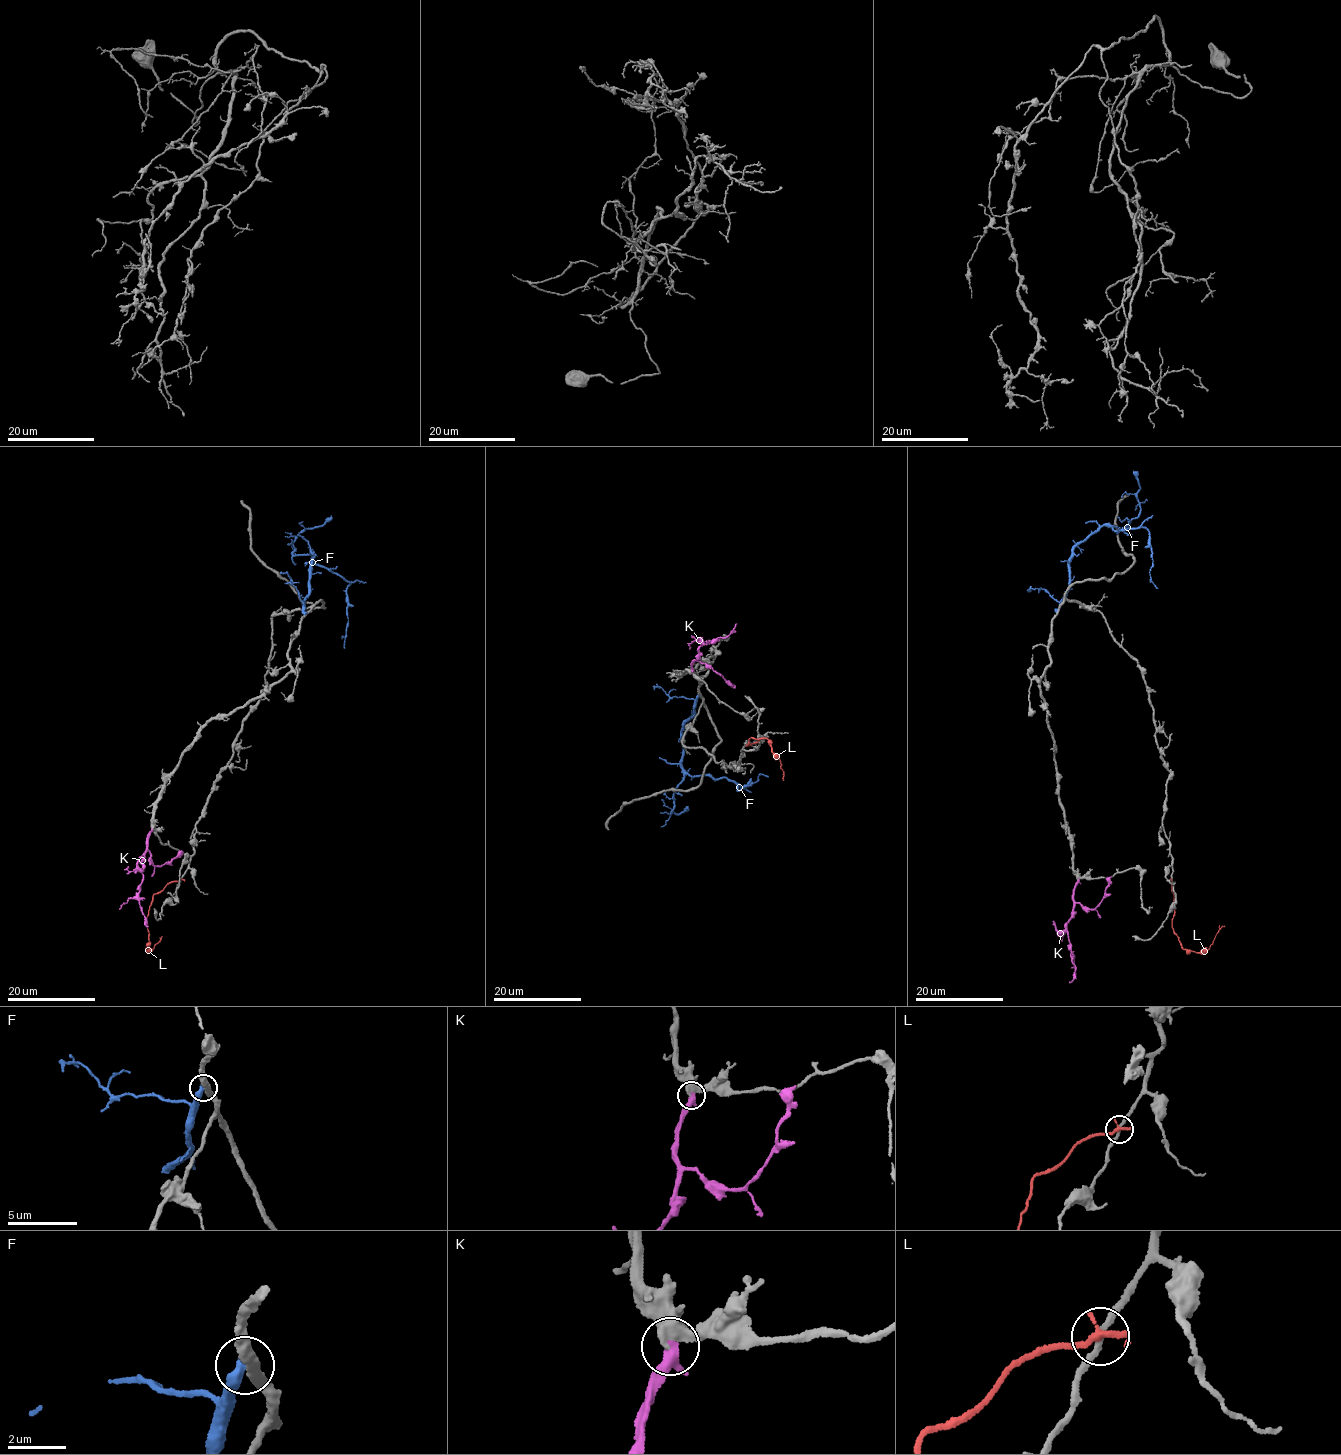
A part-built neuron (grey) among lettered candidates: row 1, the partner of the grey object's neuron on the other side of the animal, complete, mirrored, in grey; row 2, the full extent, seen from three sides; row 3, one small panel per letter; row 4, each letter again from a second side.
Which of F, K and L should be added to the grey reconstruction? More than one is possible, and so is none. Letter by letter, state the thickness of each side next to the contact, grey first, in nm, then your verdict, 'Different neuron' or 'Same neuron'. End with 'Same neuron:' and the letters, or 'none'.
F: Thickness 320 nm (grey) against 500 nm. Different neuron
K: Thickness 400 nm (grey) against 400 nm. Same neuron
L: Thickness 200 nm (grey) against 320 nm. Different neuron
Same neuron: K

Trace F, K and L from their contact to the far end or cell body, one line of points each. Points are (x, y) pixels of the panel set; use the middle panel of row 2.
F: (699, 695), (694, 714), (681, 729), (682, 771), (732, 780), (739, 790), (756, 782), (761, 773), (768, 777)
K: (692, 670), (692, 664), (700, 654), (698, 648), (733, 630), (736, 623)
L: (759, 741), (746, 745), (752, 737), (769, 740), (772, 751), (779, 756), (783, 780)

